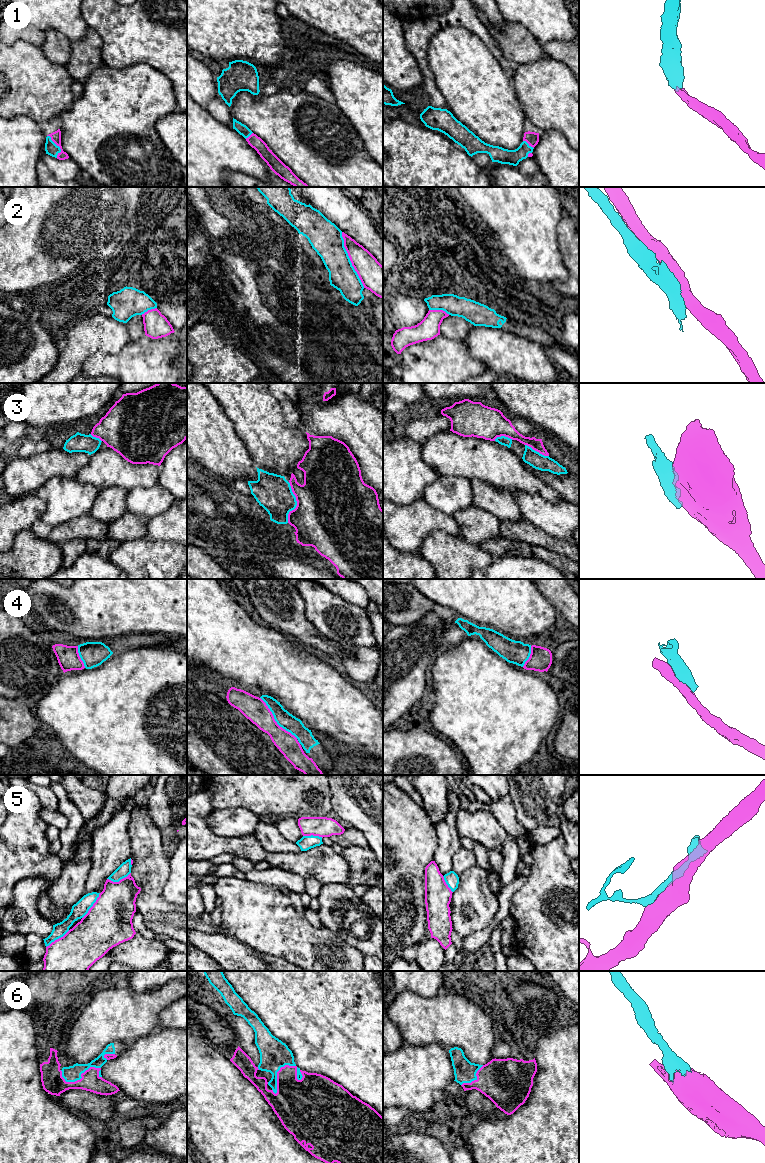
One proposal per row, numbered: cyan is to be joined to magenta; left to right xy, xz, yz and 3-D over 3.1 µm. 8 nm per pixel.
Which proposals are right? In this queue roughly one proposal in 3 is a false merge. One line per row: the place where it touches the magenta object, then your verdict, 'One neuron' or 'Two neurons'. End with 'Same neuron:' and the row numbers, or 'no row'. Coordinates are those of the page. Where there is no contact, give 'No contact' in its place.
1: Touches magenta at xy (58, 145). One neuron
2: Touches magenta at xz (350, 260). Two neurons
3: Touches magenta at xz (297, 503). Two neurons
4: Touches magenta at xz (274, 720). Two neurons
5: Touches magenta at xy (92, 906). Two neurons
6: Touches magenta at xz (277, 1074). One neuron
Same neuron: 1, 6

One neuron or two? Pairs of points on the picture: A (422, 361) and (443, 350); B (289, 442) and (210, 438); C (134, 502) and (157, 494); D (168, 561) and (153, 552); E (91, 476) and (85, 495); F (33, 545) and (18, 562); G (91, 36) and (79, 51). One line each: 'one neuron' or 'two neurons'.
A: one neuron
B: two neurons
C: one neuron
D: one neuron
E: two neurons
F: one neuron
G: one neuron

